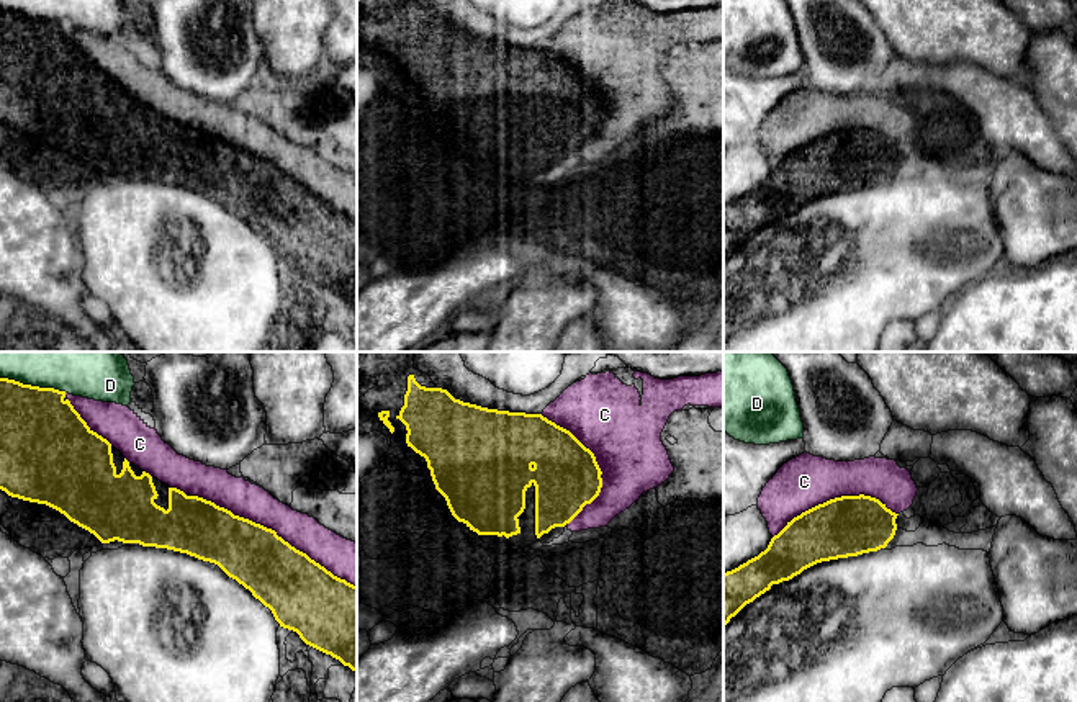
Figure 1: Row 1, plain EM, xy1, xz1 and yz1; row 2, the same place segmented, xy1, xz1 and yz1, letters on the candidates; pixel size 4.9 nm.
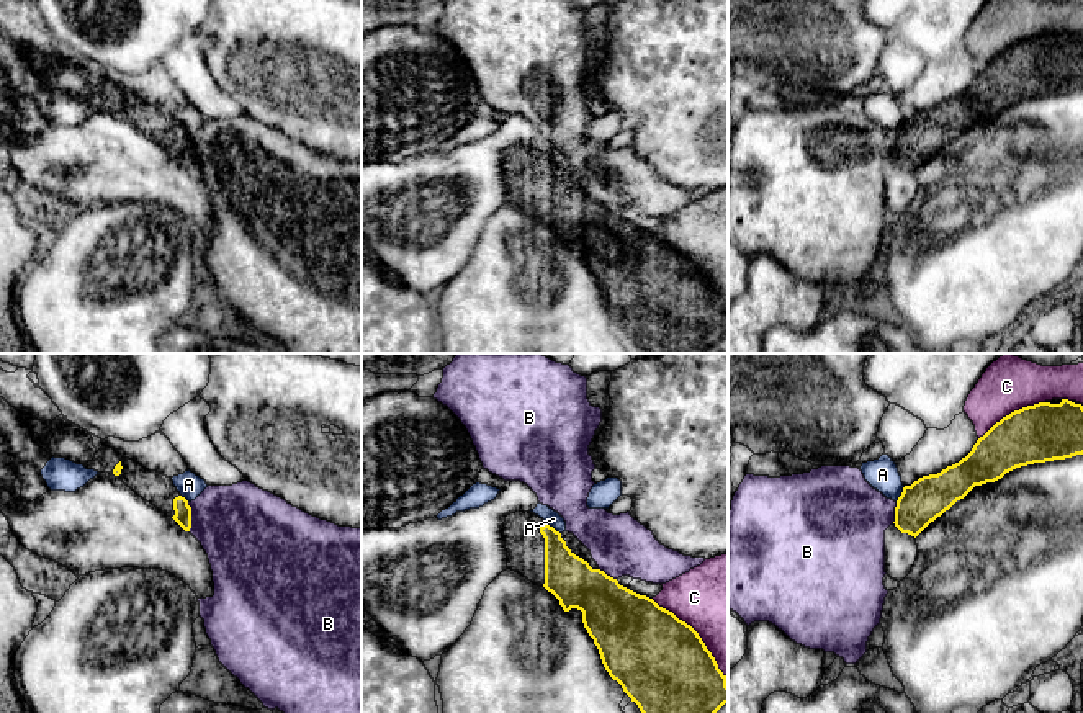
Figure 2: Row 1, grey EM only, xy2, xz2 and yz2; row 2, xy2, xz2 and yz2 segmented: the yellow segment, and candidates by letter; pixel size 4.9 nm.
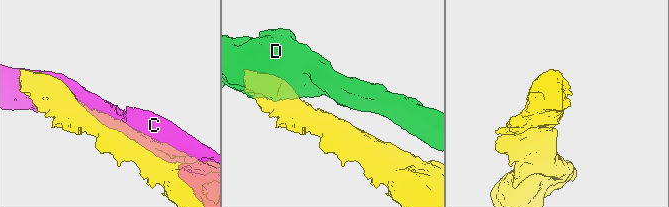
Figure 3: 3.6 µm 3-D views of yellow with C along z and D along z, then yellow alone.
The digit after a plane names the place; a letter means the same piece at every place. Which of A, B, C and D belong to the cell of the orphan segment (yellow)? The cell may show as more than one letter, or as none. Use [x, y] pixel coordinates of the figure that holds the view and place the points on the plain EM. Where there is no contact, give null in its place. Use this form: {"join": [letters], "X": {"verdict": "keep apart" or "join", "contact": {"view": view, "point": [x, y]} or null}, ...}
{"join": ["C"], "A": {"verdict": "keep apart", "contact": {"view": "yz2", "point": [902, 128]}}, "B": {"verdict": "keep apart", "contact": {"view": "xy2", "point": [190, 151]}}, "C": {"verdict": "join", "contact": {"view": "xy1", "point": [274, 164]}}, "D": {"verdict": "keep apart", "contact": {"view": "xy1", "point": [33, 20]}}}

